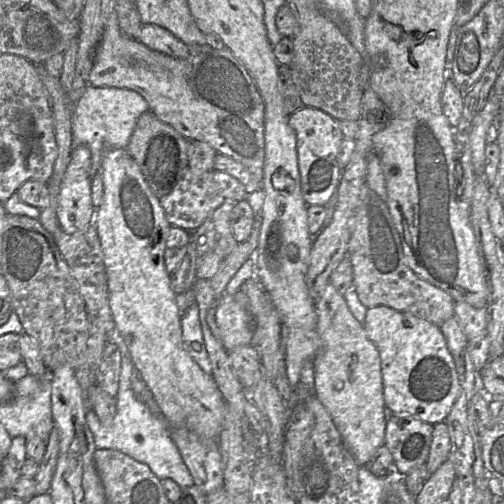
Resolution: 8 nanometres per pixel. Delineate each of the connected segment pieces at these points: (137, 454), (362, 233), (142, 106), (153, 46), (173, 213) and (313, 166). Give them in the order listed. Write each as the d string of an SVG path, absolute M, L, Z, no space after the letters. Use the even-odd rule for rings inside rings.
M116 331L115 343L121 351L121 370L116 400L116 414L109 426L101 424L95 411L88 408L86 422L91 430L97 449L111 449L128 455L136 461L146 464L160 480L172 479L181 488L194 484L193 478L185 465L182 456L169 435L169 427L162 417L156 417L145 404L135 396L131 383L135 368L126 352L126 342Z
M367 184L360 190L360 203L356 208L347 256L353 268L353 288L367 308L386 306L437 326L454 316L455 302L451 296L418 277L407 266L401 238L393 223L388 204Z
M87 85L73 106L72 135L73 148L87 146L91 152L92 177L100 168L104 155L112 149L126 149L138 118L150 107L145 99L133 90L116 87L95 87Z
M142 24L137 34L138 40L151 50L177 58L185 58L189 55L189 46L159 25Z
M189 167L183 170L183 176L177 180L172 190L159 198L166 220L170 226L176 226L192 233L221 204L246 199L245 186L233 176L216 170L194 173Z
M302 106L289 116L289 125L296 134L300 187L306 205L326 206L337 191L342 169L338 153L343 138L339 122L326 112Z

